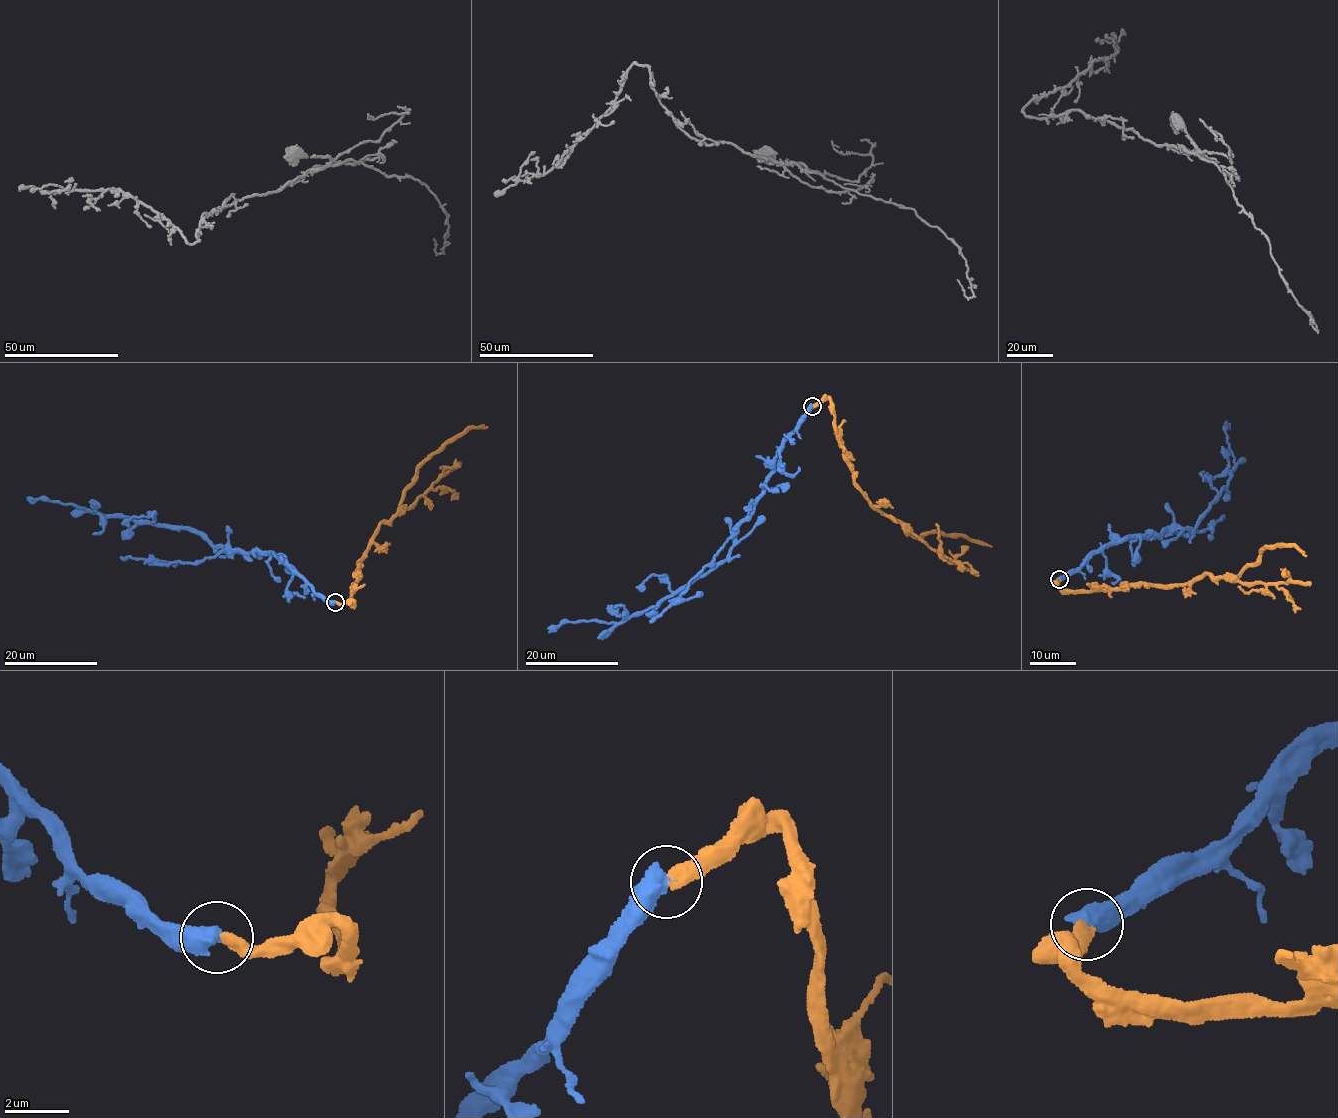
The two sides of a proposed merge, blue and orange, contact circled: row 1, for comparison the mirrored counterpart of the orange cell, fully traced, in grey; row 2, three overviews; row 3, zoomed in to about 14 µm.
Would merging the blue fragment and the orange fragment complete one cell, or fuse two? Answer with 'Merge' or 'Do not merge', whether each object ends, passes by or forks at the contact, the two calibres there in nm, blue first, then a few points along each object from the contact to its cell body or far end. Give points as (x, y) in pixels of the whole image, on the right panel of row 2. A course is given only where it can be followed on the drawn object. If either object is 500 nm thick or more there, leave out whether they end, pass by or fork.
Merge. Thickness 650 nm (blue) against 420 nm. Course of blue: (1059, 579), (1111, 543), (1196, 526), (1235, 465), (1225, 433), (1229, 424). Course of orange: (1059, 579), (1059, 585), (1070, 590), (1171, 586), (1205, 574), (1233, 579), (1269, 547), (1295, 547), (1306, 556)

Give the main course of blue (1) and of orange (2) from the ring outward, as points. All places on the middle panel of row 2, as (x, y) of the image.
1: (812, 406), (784, 442), (723, 561), (641, 613), (619, 622), (571, 621), (549, 632)
2: (812, 406), (830, 400), (836, 438), (846, 453), (853, 484), (869, 504), (916, 538), (933, 532), (991, 546)

